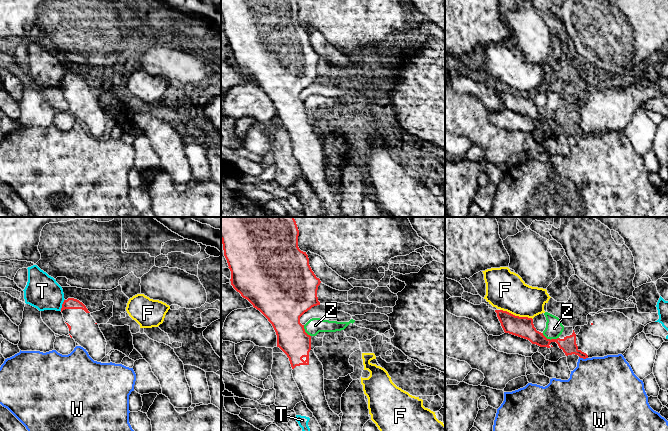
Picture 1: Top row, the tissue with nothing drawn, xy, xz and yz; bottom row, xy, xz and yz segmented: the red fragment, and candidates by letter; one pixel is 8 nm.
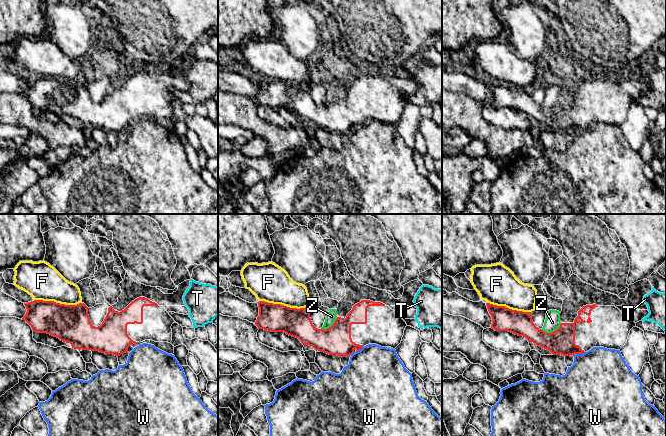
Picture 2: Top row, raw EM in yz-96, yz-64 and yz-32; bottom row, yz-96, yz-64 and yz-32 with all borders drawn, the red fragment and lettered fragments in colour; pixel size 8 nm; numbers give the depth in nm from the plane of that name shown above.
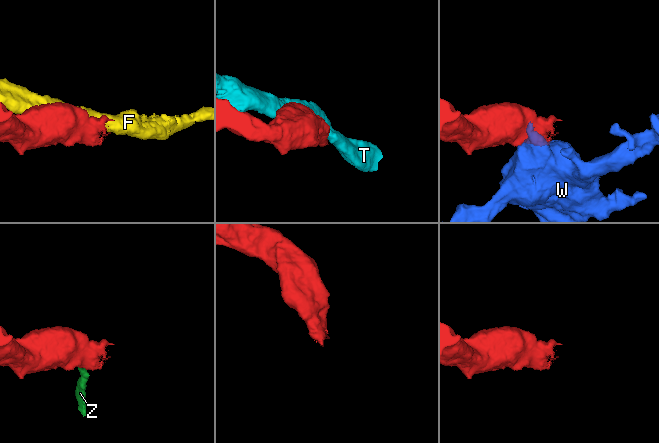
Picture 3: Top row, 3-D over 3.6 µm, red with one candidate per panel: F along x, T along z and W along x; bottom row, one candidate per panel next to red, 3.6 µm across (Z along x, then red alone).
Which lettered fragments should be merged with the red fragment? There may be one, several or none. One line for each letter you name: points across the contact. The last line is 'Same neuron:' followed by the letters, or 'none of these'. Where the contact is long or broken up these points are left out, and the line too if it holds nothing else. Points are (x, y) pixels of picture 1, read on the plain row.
Same neuron: none of these

